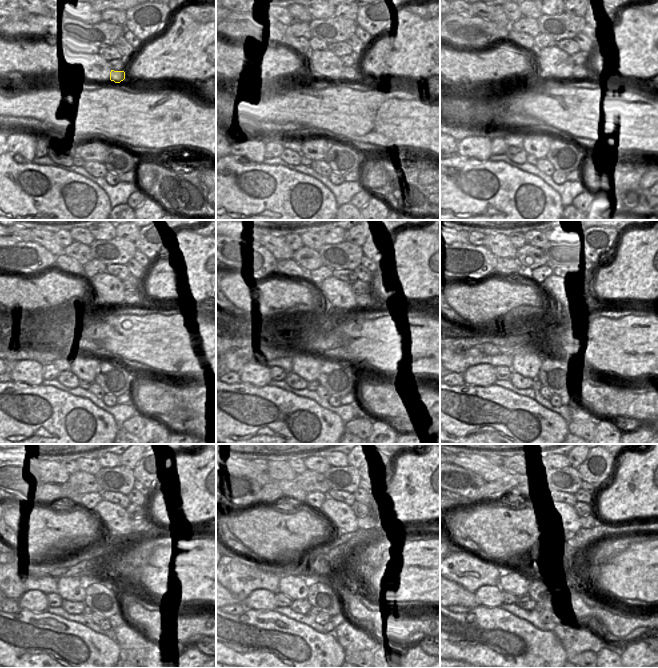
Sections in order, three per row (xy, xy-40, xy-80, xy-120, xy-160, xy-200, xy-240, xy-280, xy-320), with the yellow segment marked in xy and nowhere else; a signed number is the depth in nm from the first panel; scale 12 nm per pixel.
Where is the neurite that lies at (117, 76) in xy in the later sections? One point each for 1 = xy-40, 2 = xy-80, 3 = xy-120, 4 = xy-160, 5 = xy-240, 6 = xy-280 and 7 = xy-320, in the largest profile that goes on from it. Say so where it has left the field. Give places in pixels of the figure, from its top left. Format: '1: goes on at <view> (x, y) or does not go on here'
1: goes on at xy-40 (349, 73)
2: goes on at xy-80 (579, 73)
3: goes on at xy-120 (132, 297)
4: goes on at xy-160 (363, 301)
5: goes on at xy-240 (141, 526)
6: goes on at xy-280 (365, 522)
7: goes on at xy-320 (588, 521)

